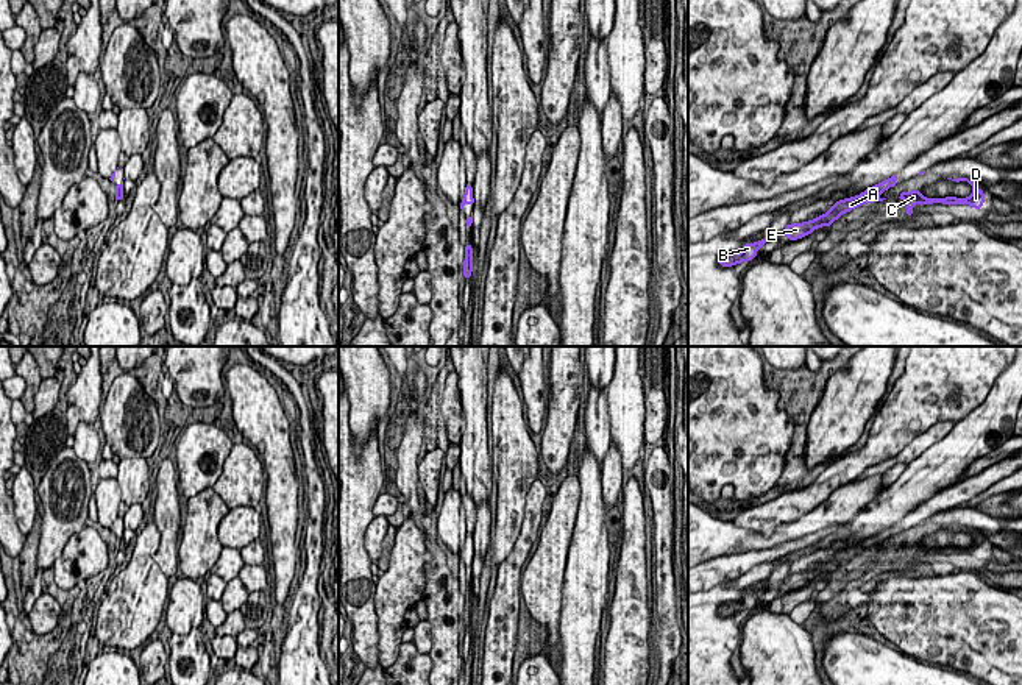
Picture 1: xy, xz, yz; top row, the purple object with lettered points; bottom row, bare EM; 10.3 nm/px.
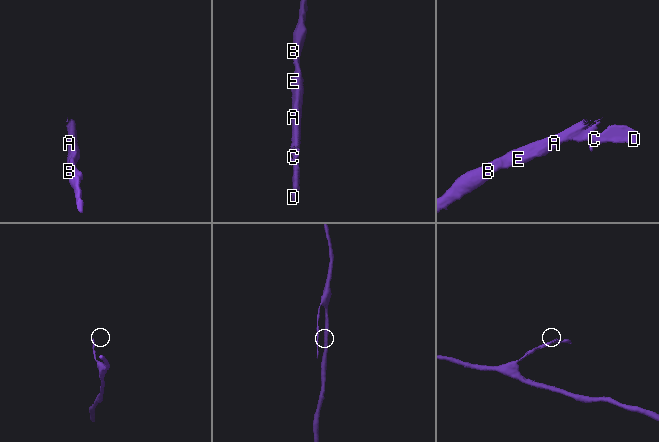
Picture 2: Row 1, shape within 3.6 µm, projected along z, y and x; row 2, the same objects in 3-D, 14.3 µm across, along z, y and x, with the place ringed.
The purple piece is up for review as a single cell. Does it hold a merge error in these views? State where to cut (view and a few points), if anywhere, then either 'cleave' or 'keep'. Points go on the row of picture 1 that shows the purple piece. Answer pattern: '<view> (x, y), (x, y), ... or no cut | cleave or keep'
no cut | keep

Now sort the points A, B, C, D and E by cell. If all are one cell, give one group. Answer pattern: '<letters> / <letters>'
A B C D E

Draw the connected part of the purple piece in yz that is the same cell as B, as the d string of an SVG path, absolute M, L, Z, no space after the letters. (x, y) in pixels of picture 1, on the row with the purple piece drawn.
M765 229L765 239L763 240L758 240L755 243L744 243L741 253L727 253L727 254L722 254L719 257L719 261L718 261L719 265L721 267L732 267L735 264L752 261L754 257L757 257L757 250L763 248L763 245L766 243L768 239L769 239L769 231Z

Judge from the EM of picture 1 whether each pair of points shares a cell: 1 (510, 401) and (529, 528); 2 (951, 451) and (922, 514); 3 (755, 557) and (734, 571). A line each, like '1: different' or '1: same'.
1: different
2: different
3: same

